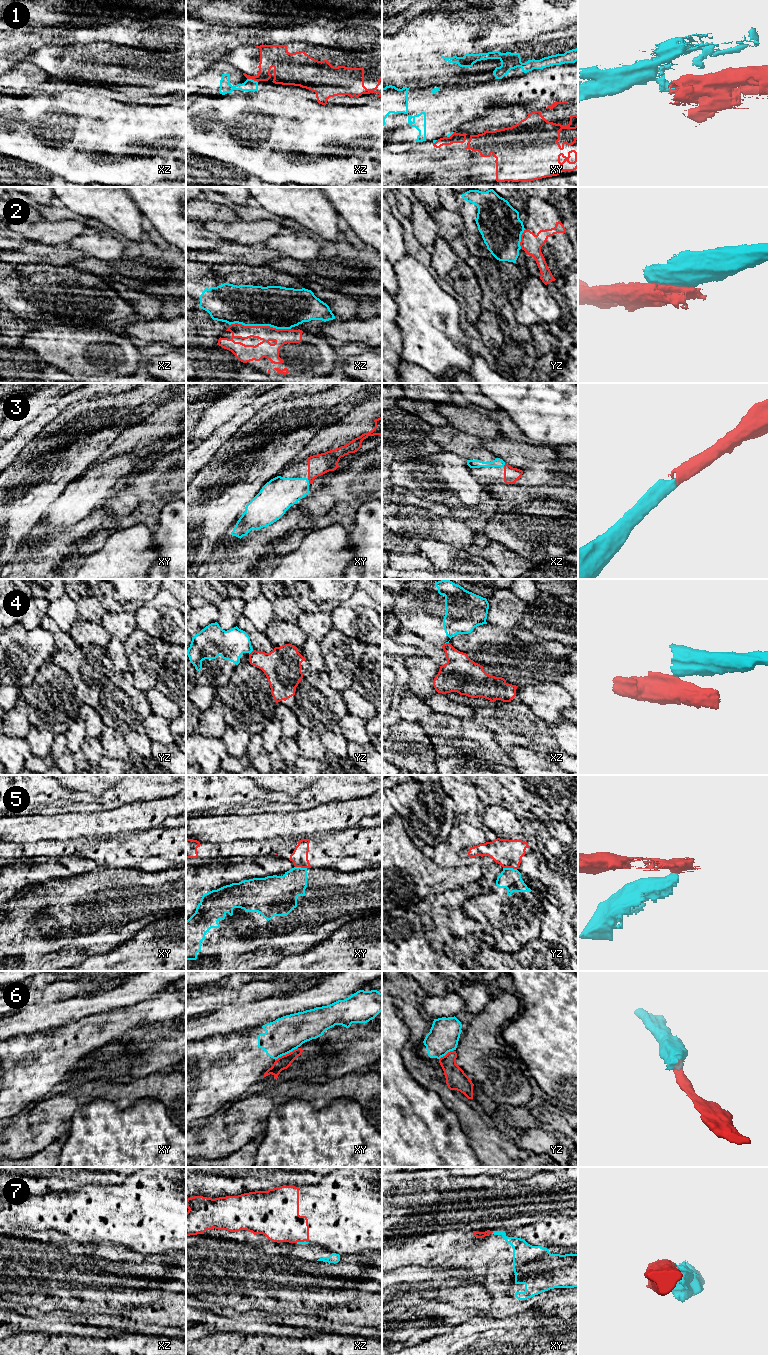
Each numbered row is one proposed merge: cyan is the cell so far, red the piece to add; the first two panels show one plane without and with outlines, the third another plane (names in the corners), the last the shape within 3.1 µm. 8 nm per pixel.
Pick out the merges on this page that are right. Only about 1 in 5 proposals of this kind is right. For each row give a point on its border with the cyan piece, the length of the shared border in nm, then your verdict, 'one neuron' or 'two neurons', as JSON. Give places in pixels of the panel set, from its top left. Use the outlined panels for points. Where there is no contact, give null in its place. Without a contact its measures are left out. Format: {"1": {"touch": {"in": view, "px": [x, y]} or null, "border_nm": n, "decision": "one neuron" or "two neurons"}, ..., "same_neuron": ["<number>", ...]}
{"1": {"touch": {"in": "xz", "px": [251, 79]}, "border_nm": 90, "decision": "two neurons"}, "2": {"touch": {"in": "xz", "px": [259, 325]}, "border_nm": 480, "decision": "two neurons"}, "3": {"touch": {"in": "xy", "px": [308, 481]}, "border_nm": 60, "decision": "one neuron"}, "4": {"touch": {"in": "yz", "px": [251, 651]}, "border_nm": 50, "decision": "two neurons"}, "5": {"touch": {"in": "yz", "px": [510, 868]}, "border_nm": 110, "decision": "two neurons"}, "6": {"touch": {"in": "xy", "px": [286, 1053]}, "border_nm": 220, "decision": "two neurons"}, "7": {"touch": {"in": "xz", "px": [302, 1242]}, "border_nm": 100, "decision": "two neurons"}, "same_neuron": ["3"]}

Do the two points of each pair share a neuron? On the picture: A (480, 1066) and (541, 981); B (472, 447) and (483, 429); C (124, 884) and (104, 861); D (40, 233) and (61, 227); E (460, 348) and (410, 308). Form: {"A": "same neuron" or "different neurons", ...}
{"A": "different neurons", "B": "different neurons", "C": "different neurons", "D": "same neuron", "E": "same neuron"}

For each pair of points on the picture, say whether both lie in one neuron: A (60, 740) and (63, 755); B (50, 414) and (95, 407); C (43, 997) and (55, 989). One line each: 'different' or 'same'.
A: same
B: different
C: same

